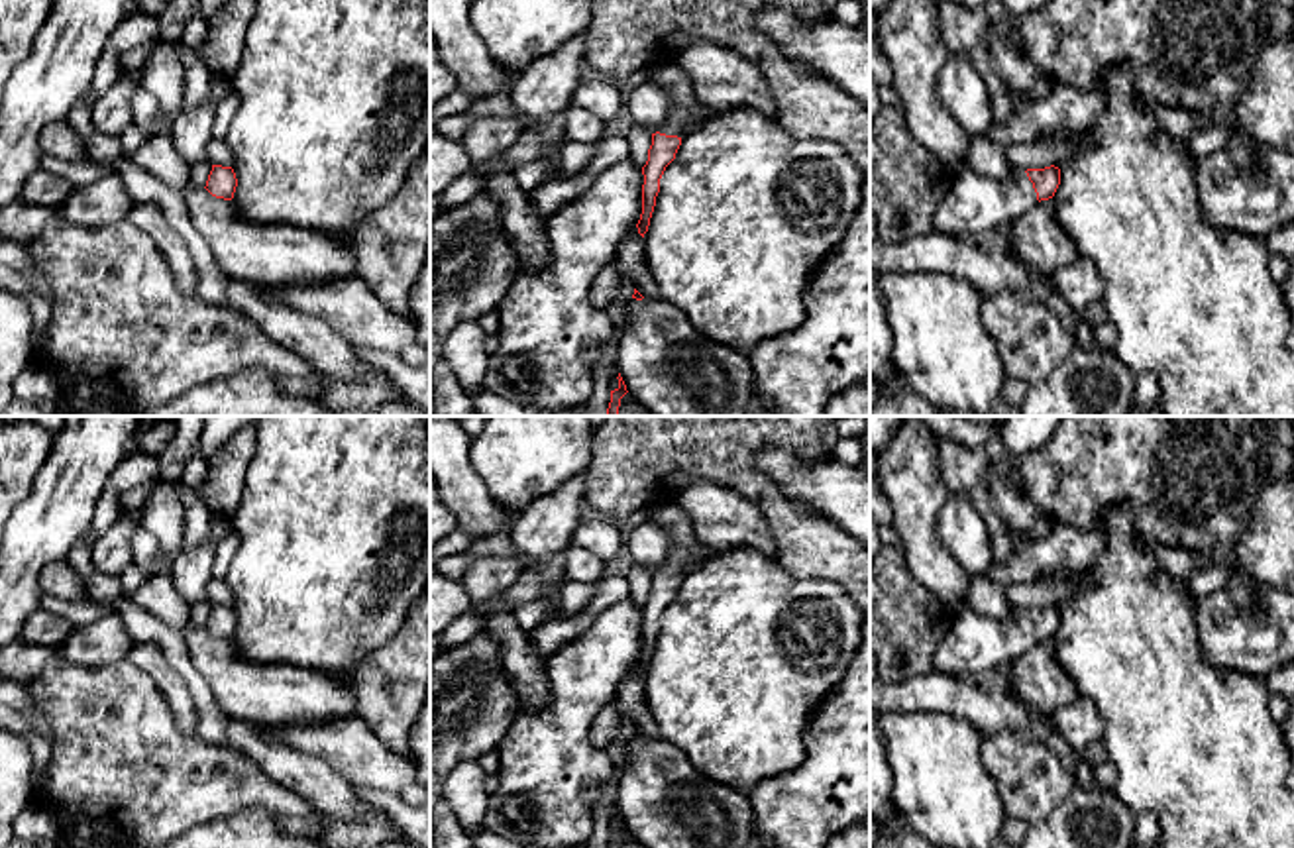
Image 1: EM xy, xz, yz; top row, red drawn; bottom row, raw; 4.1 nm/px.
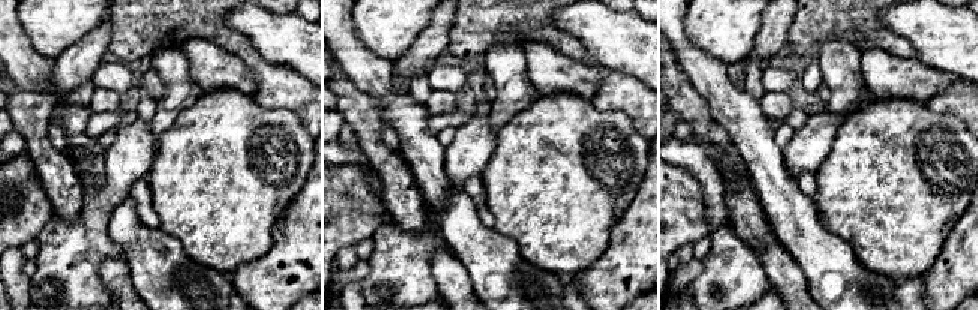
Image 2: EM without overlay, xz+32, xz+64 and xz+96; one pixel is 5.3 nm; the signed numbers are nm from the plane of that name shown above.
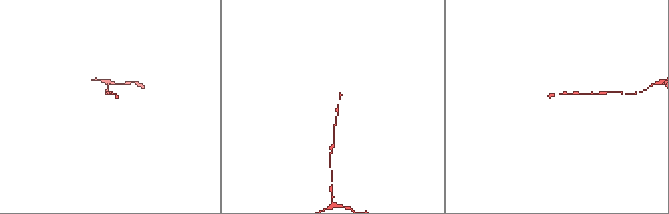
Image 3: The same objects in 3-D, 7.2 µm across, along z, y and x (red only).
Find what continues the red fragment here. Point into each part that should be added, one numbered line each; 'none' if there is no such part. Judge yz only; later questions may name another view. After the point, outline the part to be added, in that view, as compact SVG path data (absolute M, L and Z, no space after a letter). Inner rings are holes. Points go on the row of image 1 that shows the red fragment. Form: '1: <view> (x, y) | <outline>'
1: yz (974, 205) | M966 169L939 204L935 232L974 239L990 230L1003 230L1035 202L1037 192L1025 171L994 181Z

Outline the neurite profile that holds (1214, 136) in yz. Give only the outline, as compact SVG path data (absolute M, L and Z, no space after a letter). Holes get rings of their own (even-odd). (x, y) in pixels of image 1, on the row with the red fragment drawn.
M1215 114L1198 116L1208 118L1210 124L1200 128L1186 143L1192 165L1198 165L1210 153L1225 149L1237 141L1235 133Z

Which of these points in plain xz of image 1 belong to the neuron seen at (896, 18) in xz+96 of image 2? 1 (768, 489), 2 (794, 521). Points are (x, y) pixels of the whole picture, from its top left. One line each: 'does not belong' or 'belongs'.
1: does not belong
2: does not belong

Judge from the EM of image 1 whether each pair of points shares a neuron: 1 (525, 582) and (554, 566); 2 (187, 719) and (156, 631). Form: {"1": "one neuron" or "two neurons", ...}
{"1": "one neuron", "2": "two neurons"}

